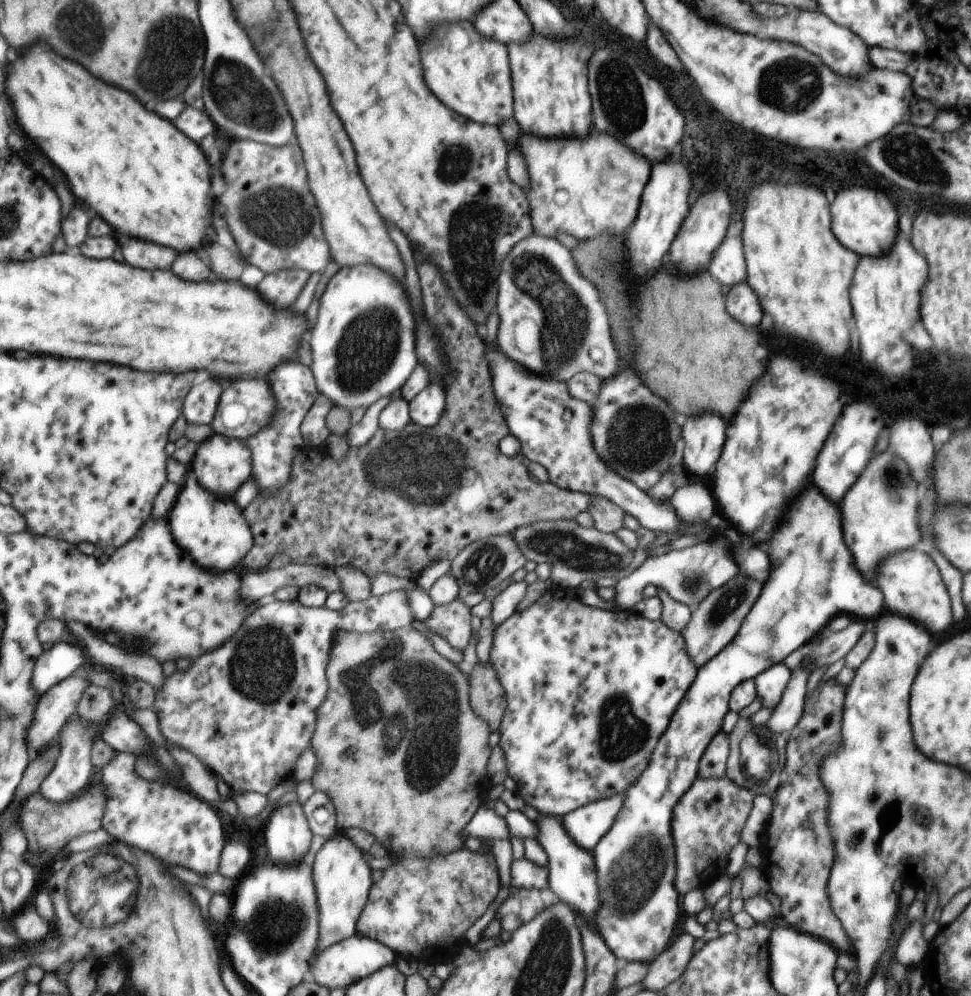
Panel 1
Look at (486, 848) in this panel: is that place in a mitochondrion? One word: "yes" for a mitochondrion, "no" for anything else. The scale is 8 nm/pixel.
no

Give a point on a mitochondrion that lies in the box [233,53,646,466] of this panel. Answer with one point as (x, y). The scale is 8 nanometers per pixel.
(535, 274)

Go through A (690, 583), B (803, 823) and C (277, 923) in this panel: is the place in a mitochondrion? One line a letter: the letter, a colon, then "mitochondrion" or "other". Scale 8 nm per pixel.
A: mitochondrion
B: mitochondrion
C: mitochondrion

